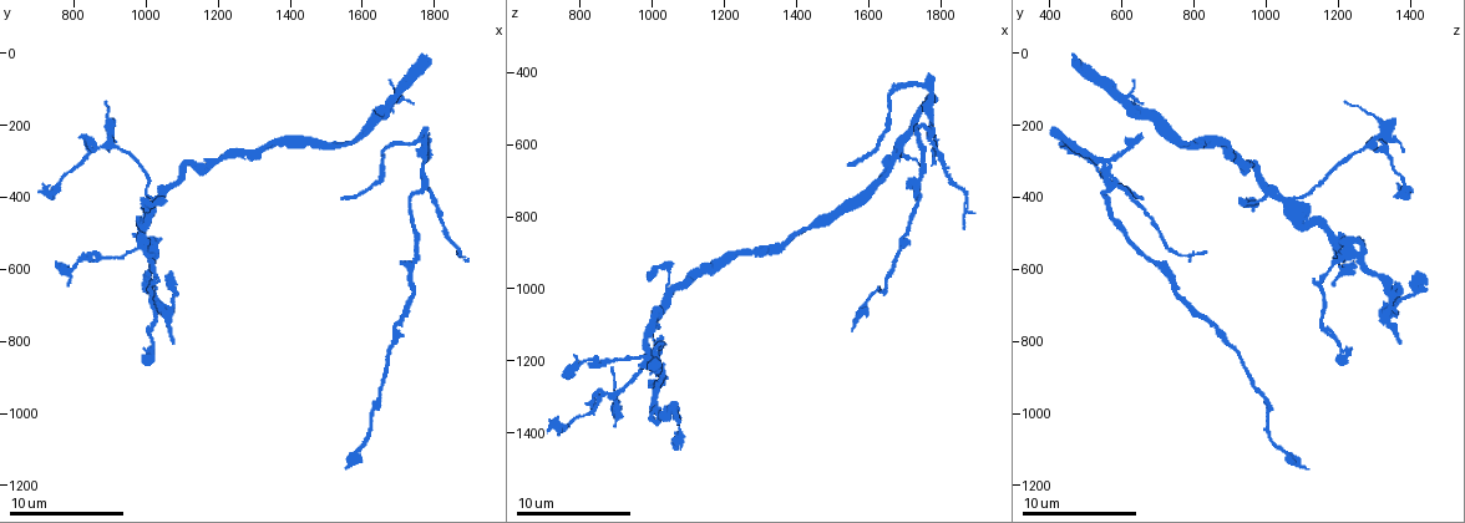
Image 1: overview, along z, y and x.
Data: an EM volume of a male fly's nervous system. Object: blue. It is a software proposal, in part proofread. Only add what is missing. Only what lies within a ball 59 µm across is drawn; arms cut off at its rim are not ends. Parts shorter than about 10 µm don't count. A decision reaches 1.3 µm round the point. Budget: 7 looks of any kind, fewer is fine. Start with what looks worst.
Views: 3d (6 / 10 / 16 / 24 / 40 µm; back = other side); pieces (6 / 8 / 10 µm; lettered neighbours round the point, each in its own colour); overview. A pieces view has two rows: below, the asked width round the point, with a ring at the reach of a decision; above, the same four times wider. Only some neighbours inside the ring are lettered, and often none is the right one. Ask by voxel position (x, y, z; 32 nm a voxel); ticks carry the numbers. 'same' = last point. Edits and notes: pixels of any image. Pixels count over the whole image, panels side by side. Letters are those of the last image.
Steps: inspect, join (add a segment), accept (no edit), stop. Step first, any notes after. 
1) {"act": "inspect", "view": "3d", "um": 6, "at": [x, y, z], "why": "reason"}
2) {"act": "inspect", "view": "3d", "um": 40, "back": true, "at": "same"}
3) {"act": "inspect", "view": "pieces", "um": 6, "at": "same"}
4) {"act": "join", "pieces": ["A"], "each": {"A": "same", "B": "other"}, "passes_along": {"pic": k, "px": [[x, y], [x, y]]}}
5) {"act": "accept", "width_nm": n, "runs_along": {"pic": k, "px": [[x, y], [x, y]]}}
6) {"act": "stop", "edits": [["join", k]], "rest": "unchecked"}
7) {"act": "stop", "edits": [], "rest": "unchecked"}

{"act": "inspect", "view": "pieces", "um": 8, "at": [1550, 410, 660], "why": "end of a long branch"}

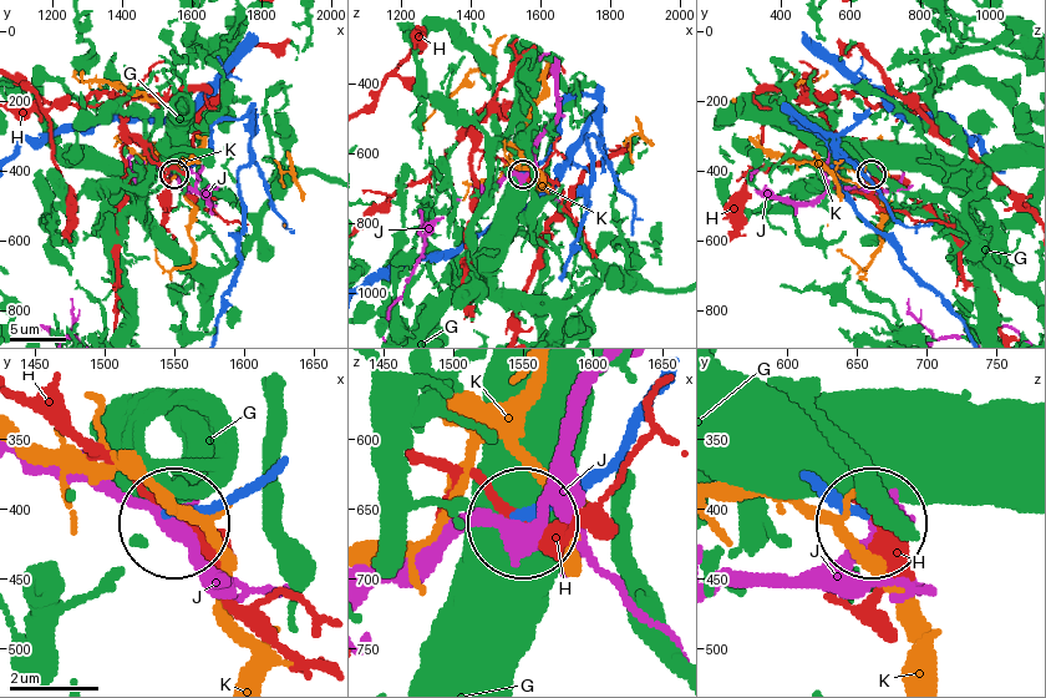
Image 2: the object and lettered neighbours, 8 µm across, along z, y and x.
{"act": "accept", "each": {"G": "other", "H": "other", "J": "other", "K": "other"}, "found": "no lettered segment goes on from it"}

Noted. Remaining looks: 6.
{"act": "inspect", "view": "pieces", "um": 10, "at": [1860, 560, 830], "why": "free end"}

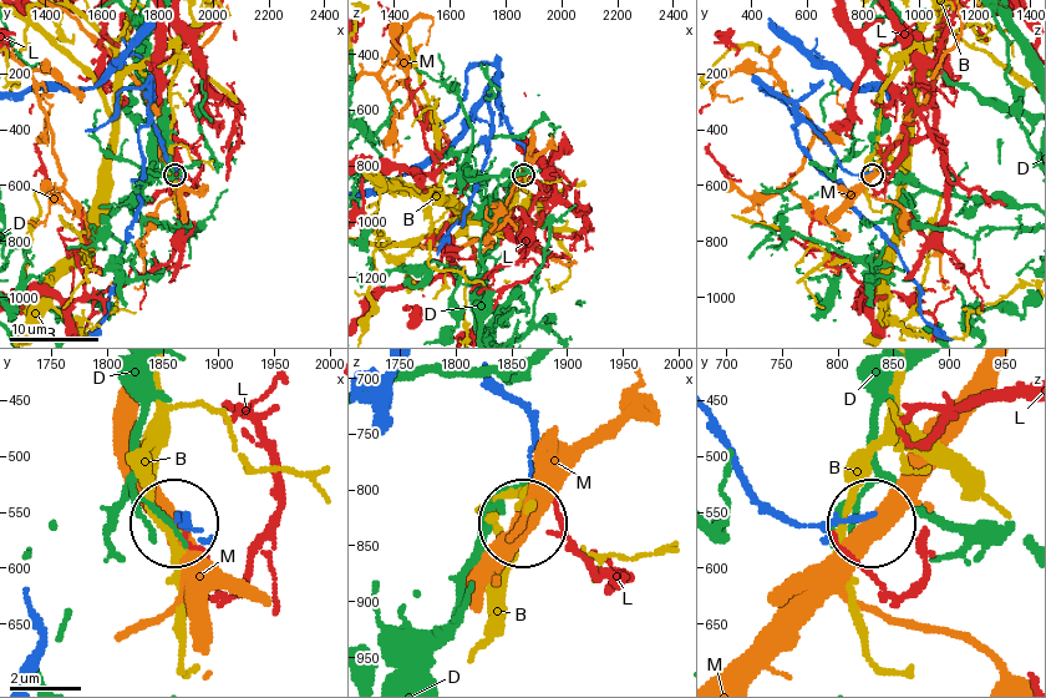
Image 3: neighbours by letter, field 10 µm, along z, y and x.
{"act": "accept", "width_nm": 140, "each": {"B": "other", "D": "other", "L": "other", "M": "other"}, "found": "no lettered segment goes on from it"}

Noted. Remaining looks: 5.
{"act": "inspect", "view": "pieces", "um": 6, "at": [1070, 800, 1370], "why": "an open end"}

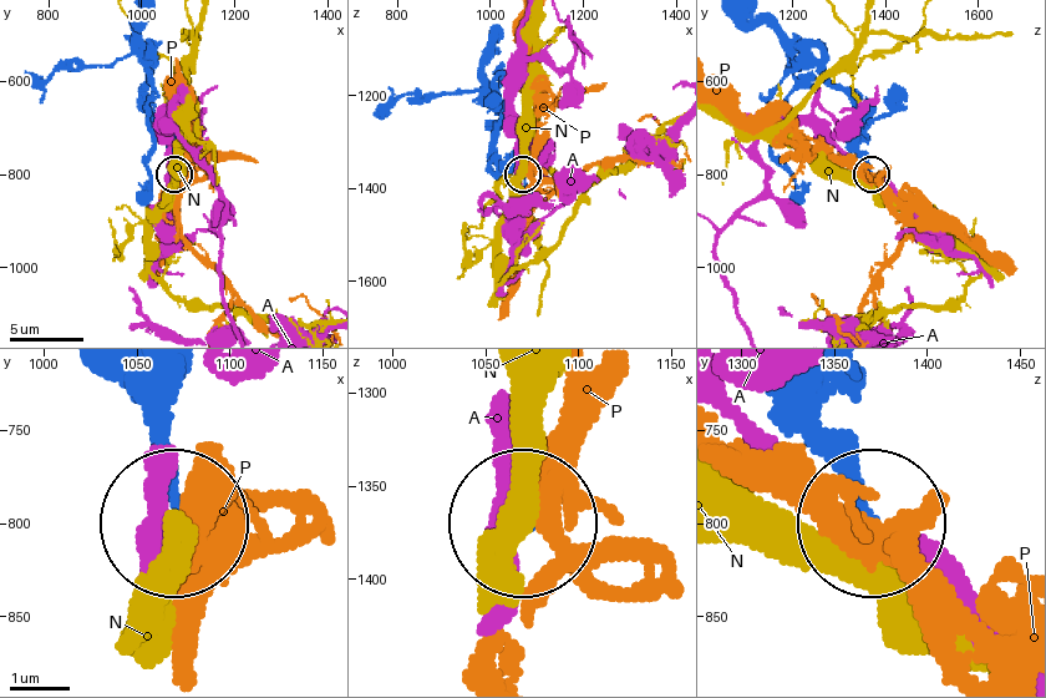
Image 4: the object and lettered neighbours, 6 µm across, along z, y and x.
{"act": "accept", "each": {"A": "other", "N": "other", "P": "other"}, "found": "no lettered segment goes on from it"}

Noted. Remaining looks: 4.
{"act": "inspect", "view": "3d", "um": 10, "at": [1080, 610, 1420], "why": "an open end"}

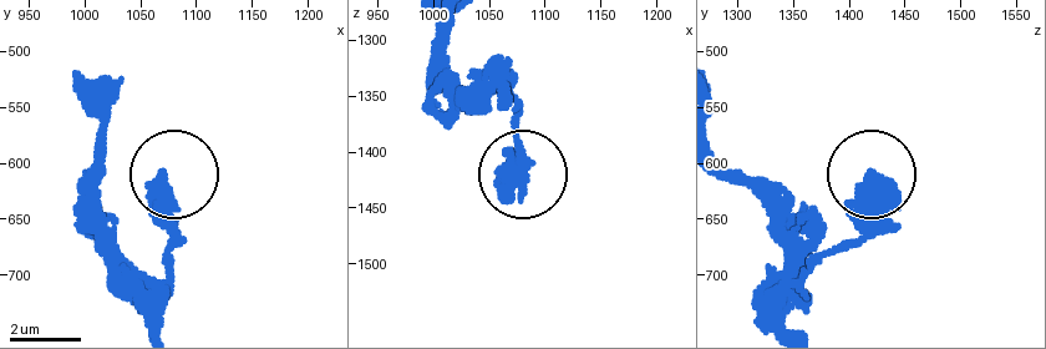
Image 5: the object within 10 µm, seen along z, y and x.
{"act": "inspect", "view": "pieces", "um": 6, "at": [1072, 610, 1422], "why": "what lies round it"}

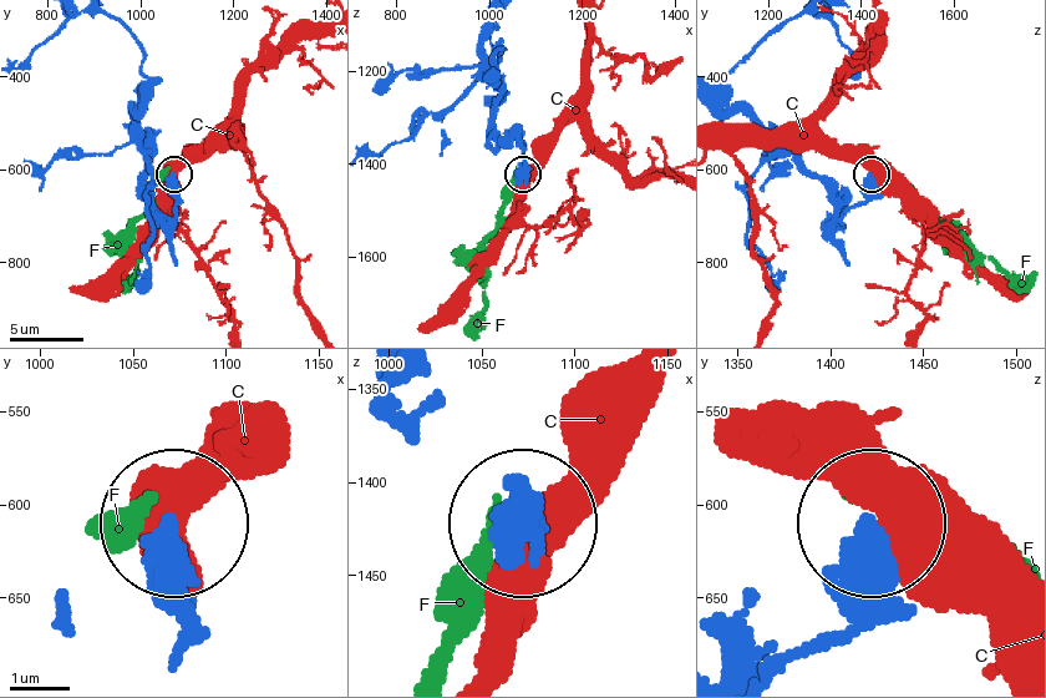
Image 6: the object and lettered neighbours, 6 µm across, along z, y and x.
{"act": "accept", "width_nm": 480, "each": {"C": "other", "F": "other"}, "runs_along": {"pic": 6, "px": [[778, 676], [833, 631], [838, 571], [863, 531]]}, "found": "no lettered segment goes on from it"}

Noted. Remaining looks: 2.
{"act": "stop", "edits": [], "rest": "unchecked"}

